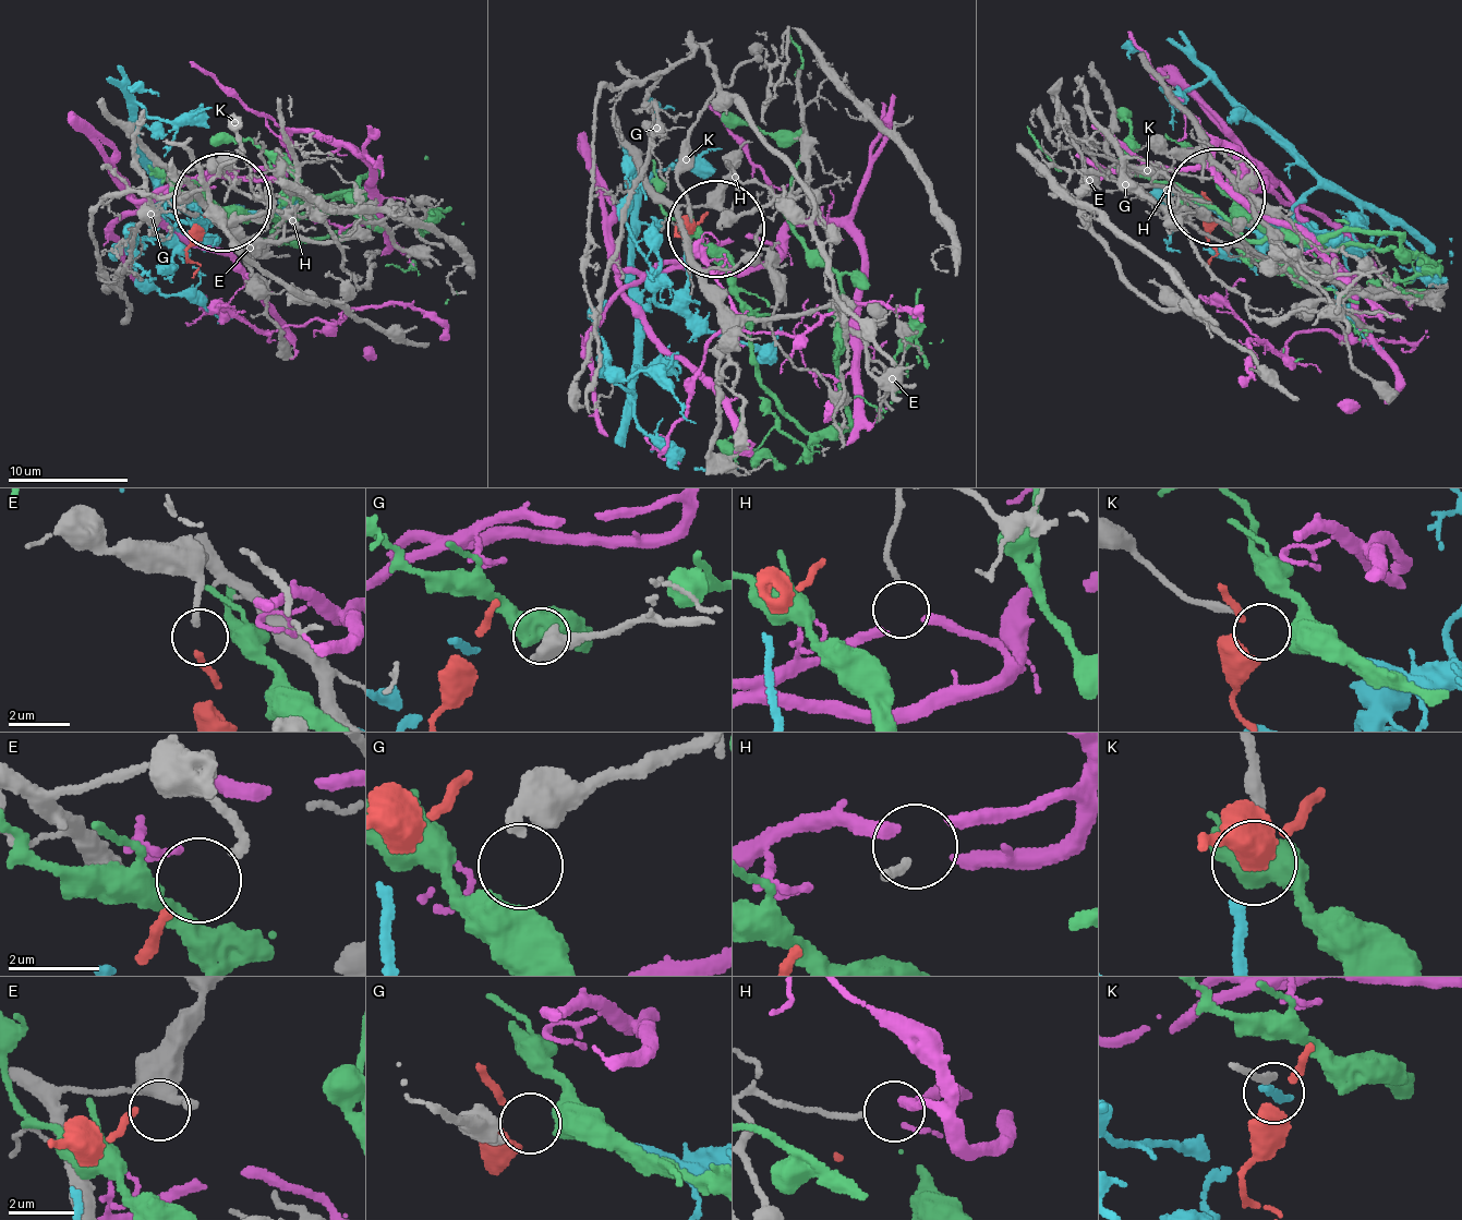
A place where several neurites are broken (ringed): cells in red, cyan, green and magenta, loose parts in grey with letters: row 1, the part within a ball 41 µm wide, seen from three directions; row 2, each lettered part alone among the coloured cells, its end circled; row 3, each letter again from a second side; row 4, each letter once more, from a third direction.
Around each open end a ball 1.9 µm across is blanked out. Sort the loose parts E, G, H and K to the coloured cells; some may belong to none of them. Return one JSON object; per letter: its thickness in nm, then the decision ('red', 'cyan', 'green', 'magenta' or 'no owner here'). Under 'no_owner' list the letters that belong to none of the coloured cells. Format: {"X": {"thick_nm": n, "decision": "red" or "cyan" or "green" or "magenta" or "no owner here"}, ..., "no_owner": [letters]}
{"E": {"thick_nm": 240, "decision": "red"}, "G": {"thick_nm": 440, "decision": "no owner here"}, "H": {"thick_nm": 150, "decision": "magenta"}, "K": {"thick_nm": 240, "decision": "cyan"}, "no_owner": ["G"]}

